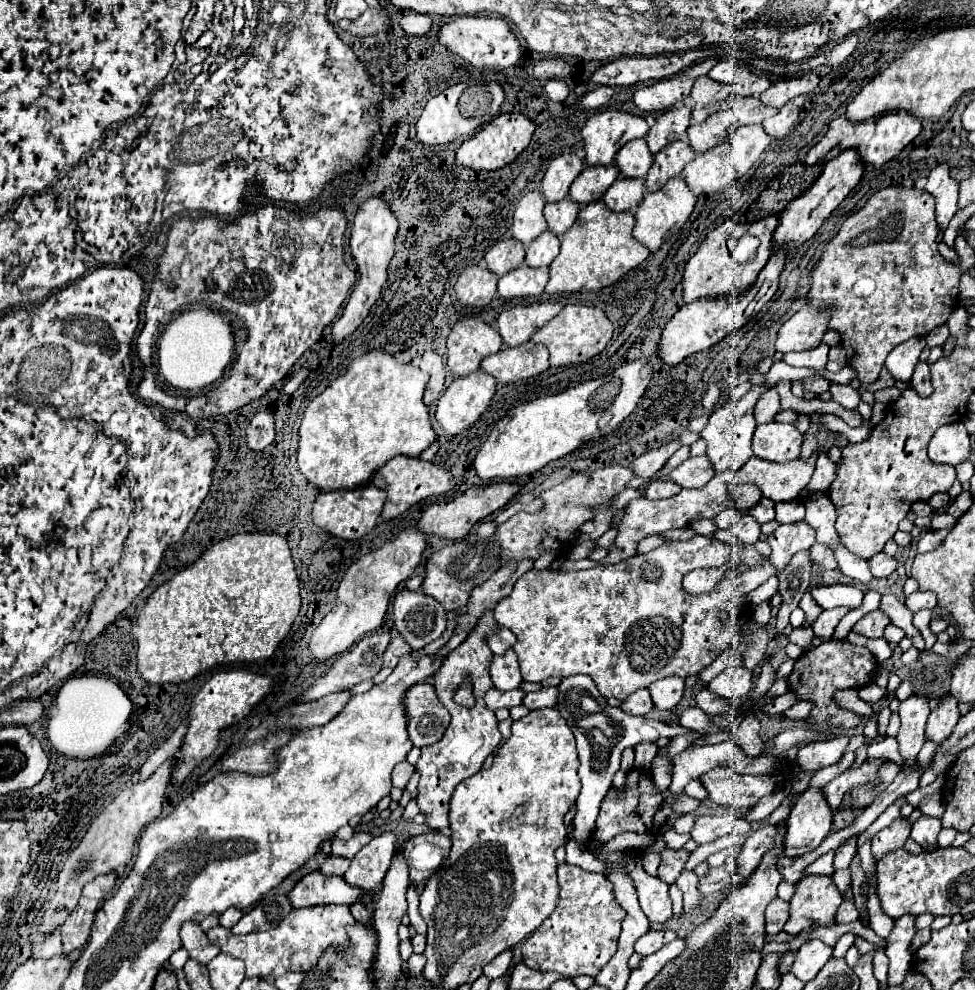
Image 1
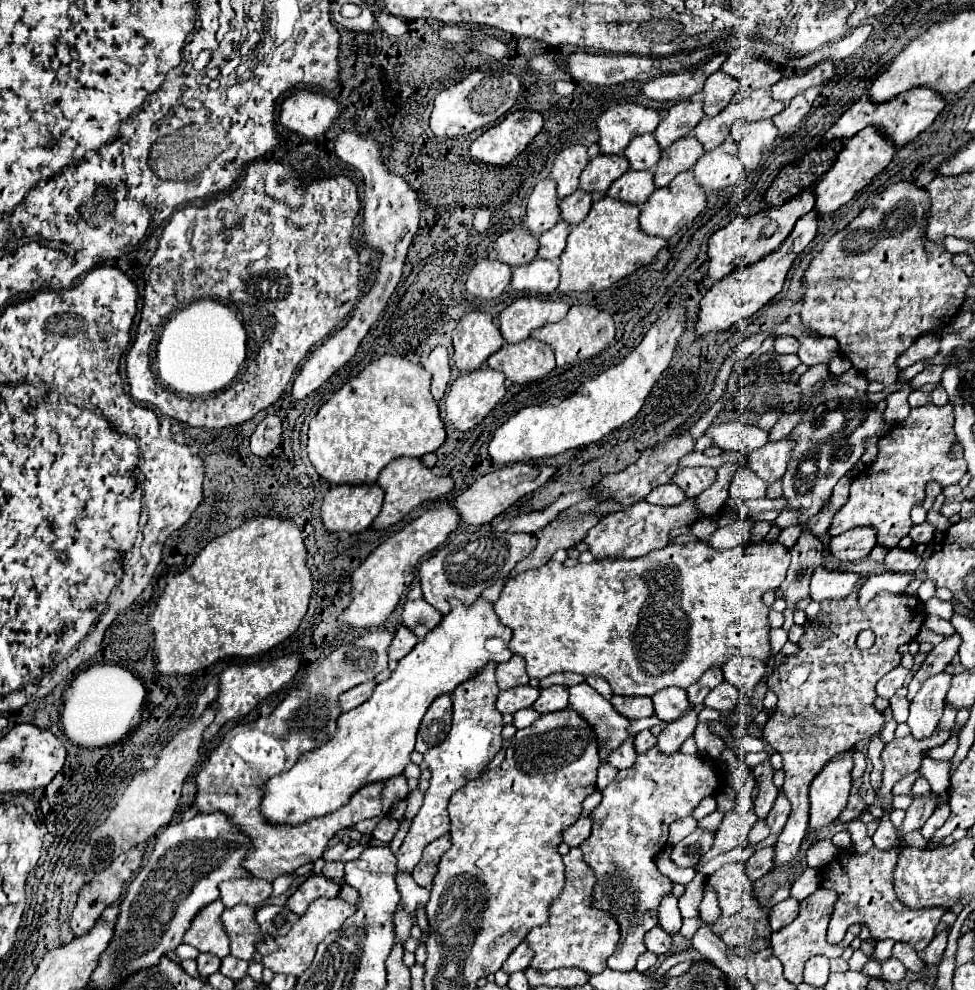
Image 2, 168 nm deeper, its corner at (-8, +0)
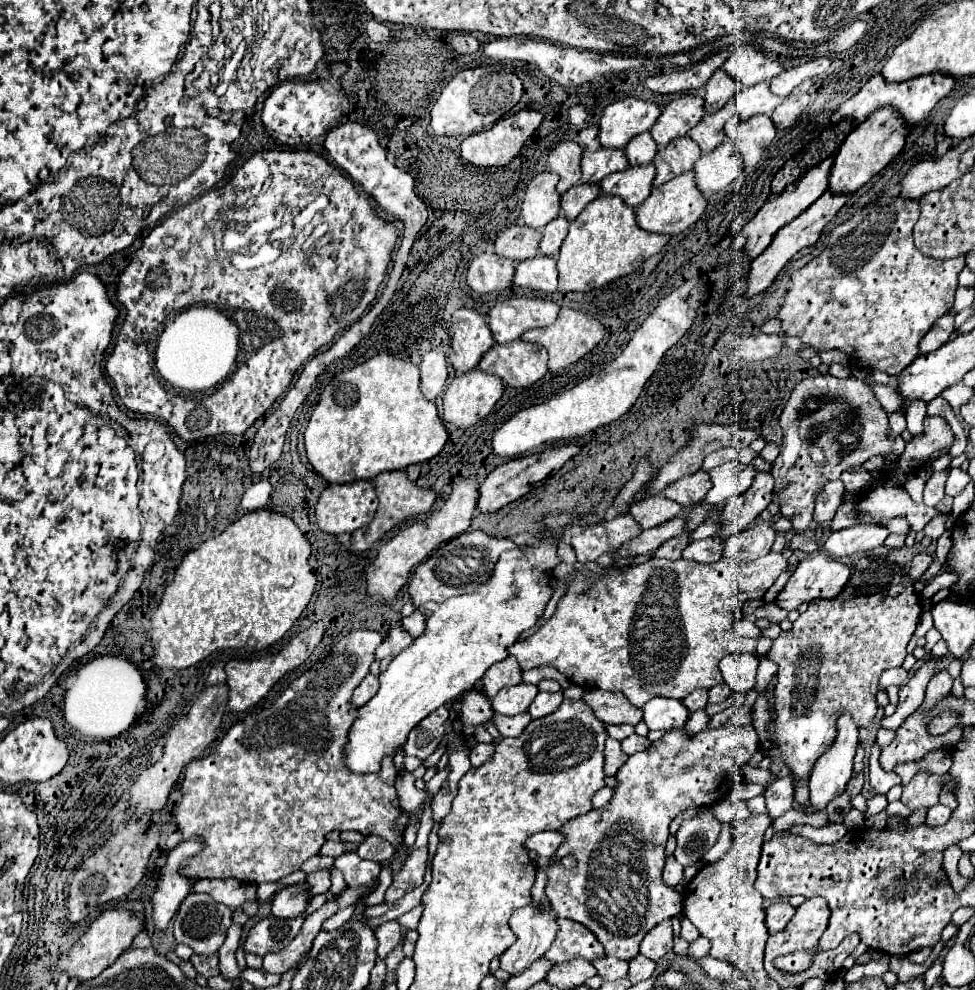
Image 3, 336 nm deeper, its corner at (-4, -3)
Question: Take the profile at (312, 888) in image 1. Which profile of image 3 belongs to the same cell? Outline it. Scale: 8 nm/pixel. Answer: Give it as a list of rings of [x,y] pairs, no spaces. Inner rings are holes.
[[[299,883],[299,885],[289,885],[277,891],[277,895],[273,897],[271,903],[271,913],[275,917],[299,917],[307,911],[307,905],[311,901],[311,887],[307,883]]]

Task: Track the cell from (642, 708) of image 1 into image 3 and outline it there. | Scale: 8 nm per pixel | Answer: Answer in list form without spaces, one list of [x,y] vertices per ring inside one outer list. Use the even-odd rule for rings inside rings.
[[[589,689],[589,691],[585,691],[583,701],[593,709],[595,717],[603,723],[637,725],[643,719],[643,709],[631,705],[623,693]]]

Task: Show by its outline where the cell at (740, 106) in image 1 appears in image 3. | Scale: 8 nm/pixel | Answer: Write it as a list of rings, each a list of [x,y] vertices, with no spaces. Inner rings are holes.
[[[759,83],[759,85],[753,85],[749,89],[741,89],[737,93],[737,101],[735,101],[735,107],[737,107],[737,113],[741,119],[749,119],[753,115],[771,115],[773,109],[777,105],[781,105],[783,99],[771,95],[769,91],[769,83]]]

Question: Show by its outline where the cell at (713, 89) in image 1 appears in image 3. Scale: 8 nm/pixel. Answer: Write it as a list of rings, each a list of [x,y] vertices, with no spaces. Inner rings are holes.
[[[715,71],[715,75],[711,75],[711,79],[705,85],[705,111],[707,113],[715,113],[719,111],[725,103],[729,103],[729,99],[737,93],[735,87],[735,79],[731,79],[731,75],[727,75],[725,71]]]

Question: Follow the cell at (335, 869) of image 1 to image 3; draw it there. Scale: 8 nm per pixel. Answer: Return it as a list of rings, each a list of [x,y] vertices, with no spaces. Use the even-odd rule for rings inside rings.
[[[315,871],[315,873],[307,875],[307,883],[311,885],[311,893],[325,893],[331,887],[331,873]]]

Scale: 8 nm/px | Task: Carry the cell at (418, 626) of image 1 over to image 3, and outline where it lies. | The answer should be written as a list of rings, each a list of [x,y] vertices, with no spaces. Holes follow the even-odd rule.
[[[413,611],[409,617],[403,617],[403,621],[401,621],[403,629],[407,629],[407,633],[409,633],[413,639],[417,639],[417,637],[423,635],[425,623],[427,623],[427,621],[425,621],[425,615],[421,615],[419,611]]]

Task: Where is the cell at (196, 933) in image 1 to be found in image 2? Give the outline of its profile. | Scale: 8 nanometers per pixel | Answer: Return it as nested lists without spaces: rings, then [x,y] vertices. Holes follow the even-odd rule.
[[[213,900],[207,908],[199,910],[199,916],[195,916],[191,928],[183,936],[183,944],[191,944],[199,952],[209,952],[217,958],[225,958],[229,954],[229,940],[223,922],[219,920],[223,910],[225,906],[221,900]]]

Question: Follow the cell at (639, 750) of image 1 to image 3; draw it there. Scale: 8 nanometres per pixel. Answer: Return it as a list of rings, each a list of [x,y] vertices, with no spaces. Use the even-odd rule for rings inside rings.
[[[633,733],[631,737],[627,737],[627,739],[621,741],[621,747],[623,747],[623,751],[625,751],[627,755],[633,755],[633,753],[637,753],[637,751],[643,751],[643,749],[647,749],[649,745],[651,745],[651,741],[649,741],[647,737],[637,735],[637,733]]]

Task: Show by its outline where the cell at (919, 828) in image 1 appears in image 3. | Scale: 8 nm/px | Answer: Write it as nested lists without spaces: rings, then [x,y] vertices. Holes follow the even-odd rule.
[[[935,805],[935,807],[931,807],[931,809],[927,811],[927,821],[925,821],[925,823],[927,823],[929,827],[939,827],[939,825],[947,823],[949,817],[951,817],[951,809],[949,809],[949,807],[945,807],[945,805]]]

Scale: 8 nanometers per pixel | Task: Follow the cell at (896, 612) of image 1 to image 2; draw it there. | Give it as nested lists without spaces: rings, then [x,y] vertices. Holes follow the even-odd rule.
[[[947,672],[931,676],[929,680],[925,680],[921,690],[913,698],[907,724],[909,724],[915,740],[929,738],[931,732],[937,728],[937,724],[943,716],[945,694],[947,694],[947,688],[951,686],[951,678],[953,676],[949,676]]]

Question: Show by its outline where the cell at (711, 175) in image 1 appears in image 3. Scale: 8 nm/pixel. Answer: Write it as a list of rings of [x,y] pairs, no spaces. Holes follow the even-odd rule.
[[[723,141],[717,149],[699,157],[693,173],[701,193],[717,193],[743,173],[743,159],[739,151],[735,153],[733,143]]]

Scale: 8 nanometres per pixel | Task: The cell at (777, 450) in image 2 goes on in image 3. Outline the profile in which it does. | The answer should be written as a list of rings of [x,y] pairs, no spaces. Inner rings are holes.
[[[757,471],[751,491],[747,491],[747,495],[737,495],[735,499],[727,501],[721,519],[721,533],[715,537],[729,539],[731,535],[745,531],[759,517],[759,513],[773,501],[773,489],[775,479],[771,471]]]

